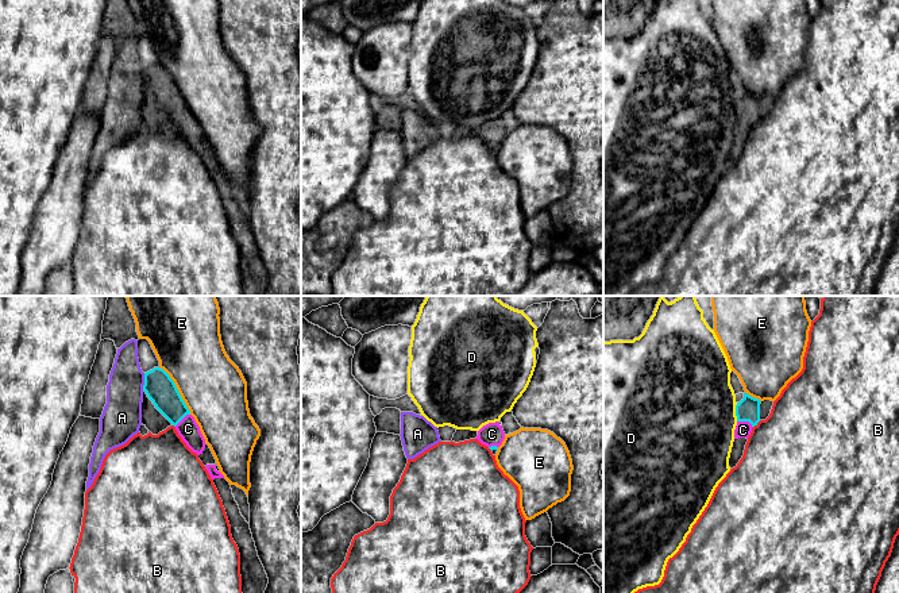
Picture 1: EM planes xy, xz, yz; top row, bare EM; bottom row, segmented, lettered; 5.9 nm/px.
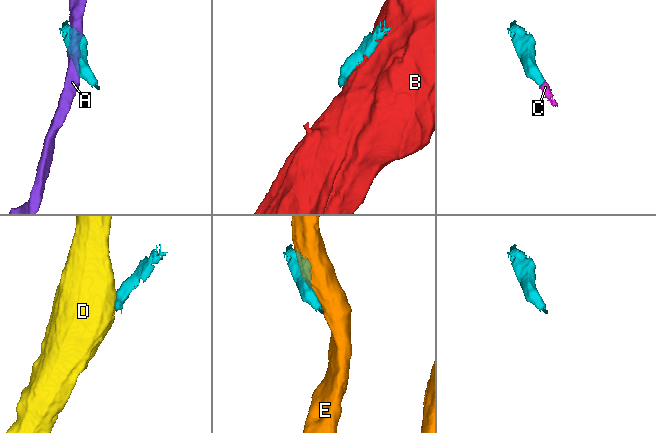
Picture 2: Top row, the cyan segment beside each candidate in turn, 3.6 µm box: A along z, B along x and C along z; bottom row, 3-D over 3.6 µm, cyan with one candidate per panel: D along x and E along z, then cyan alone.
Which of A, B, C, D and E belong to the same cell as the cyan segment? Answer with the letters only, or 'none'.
C

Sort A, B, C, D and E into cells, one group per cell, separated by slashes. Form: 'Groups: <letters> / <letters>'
Groups: A / B / C / D / E

